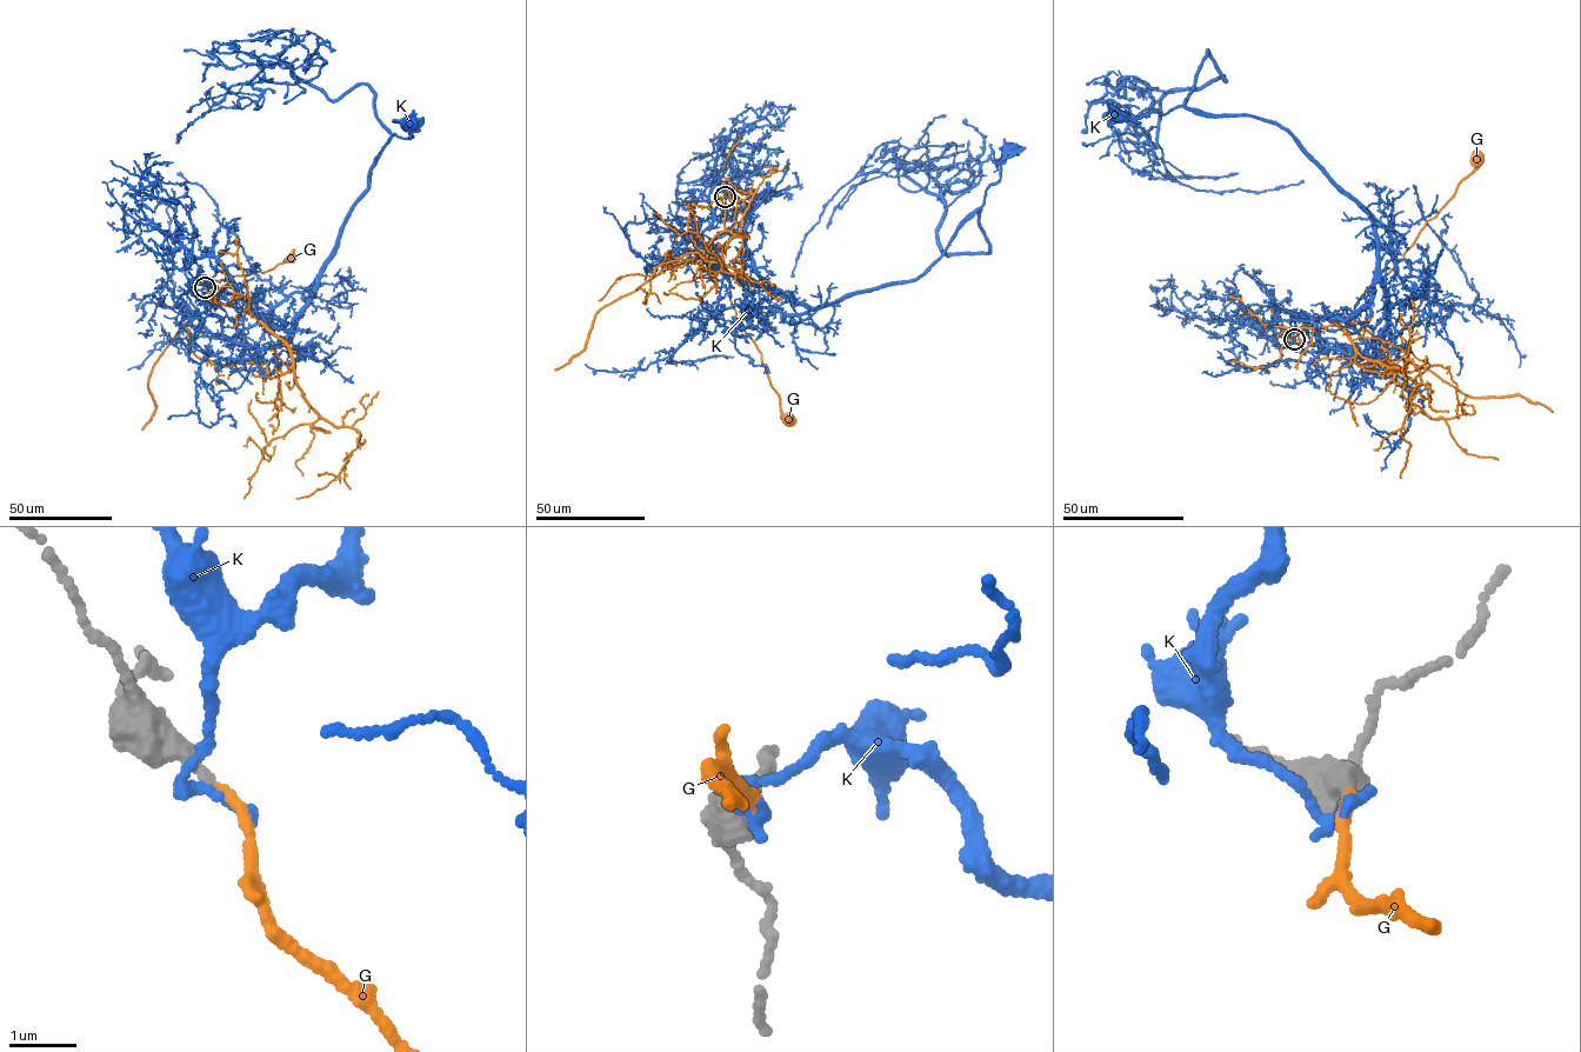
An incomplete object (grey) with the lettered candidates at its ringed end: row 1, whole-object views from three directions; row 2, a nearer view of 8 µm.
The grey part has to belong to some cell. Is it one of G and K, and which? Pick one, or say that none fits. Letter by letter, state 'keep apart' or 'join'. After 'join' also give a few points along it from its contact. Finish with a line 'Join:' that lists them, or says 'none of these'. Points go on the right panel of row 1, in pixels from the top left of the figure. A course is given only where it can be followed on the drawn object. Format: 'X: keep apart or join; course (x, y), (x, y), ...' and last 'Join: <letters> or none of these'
G: join; course (1294, 339), (1302, 346), (1296, 332), (1287, 328), (1354, 318), (1362, 293), (1403, 259), (1478, 160)
K: keep apart
Join: G

